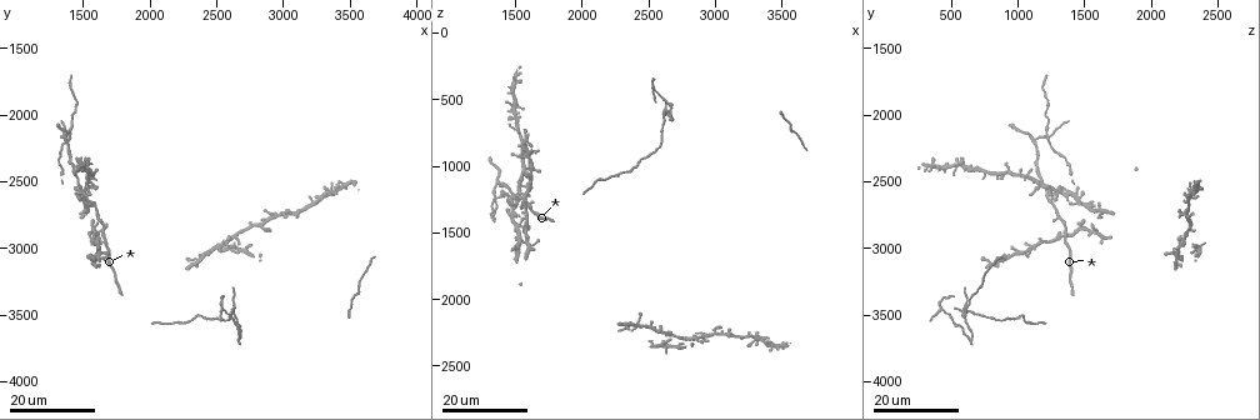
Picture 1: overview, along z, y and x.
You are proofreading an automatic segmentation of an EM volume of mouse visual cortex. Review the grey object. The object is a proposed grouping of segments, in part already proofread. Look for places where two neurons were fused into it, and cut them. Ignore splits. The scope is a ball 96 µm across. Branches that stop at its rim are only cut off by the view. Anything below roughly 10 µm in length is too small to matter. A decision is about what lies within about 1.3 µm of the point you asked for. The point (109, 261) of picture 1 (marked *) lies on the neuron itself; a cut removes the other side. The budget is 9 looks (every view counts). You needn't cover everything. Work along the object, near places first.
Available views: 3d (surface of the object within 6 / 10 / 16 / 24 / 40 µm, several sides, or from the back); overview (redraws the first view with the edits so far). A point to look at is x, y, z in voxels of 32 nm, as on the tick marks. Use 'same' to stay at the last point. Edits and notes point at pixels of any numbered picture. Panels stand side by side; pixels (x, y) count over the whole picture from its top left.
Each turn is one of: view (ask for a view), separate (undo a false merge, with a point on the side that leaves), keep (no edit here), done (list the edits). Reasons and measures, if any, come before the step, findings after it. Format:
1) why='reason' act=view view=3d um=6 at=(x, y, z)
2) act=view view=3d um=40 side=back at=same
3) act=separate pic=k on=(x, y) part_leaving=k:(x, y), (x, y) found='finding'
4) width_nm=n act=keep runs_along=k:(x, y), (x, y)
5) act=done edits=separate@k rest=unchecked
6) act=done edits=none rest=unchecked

why='a fork' act=view view=3d um=24 at=(1660, 2920, 1360)

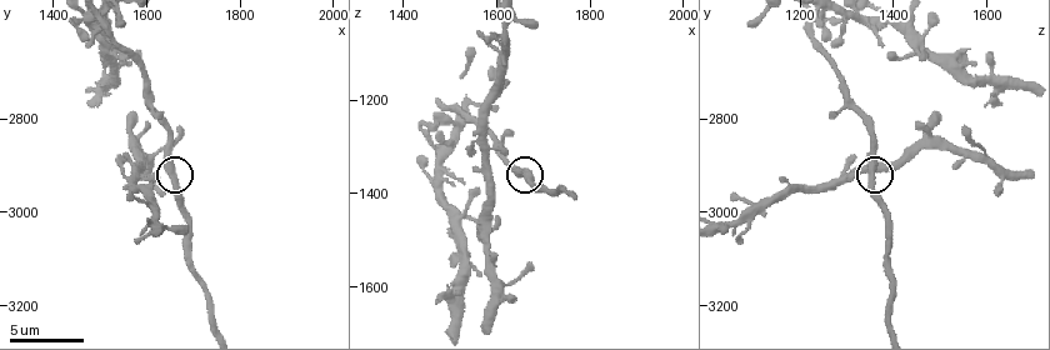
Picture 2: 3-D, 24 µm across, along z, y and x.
act=view view=3d um=10 at=(1645, 2915, 1350)

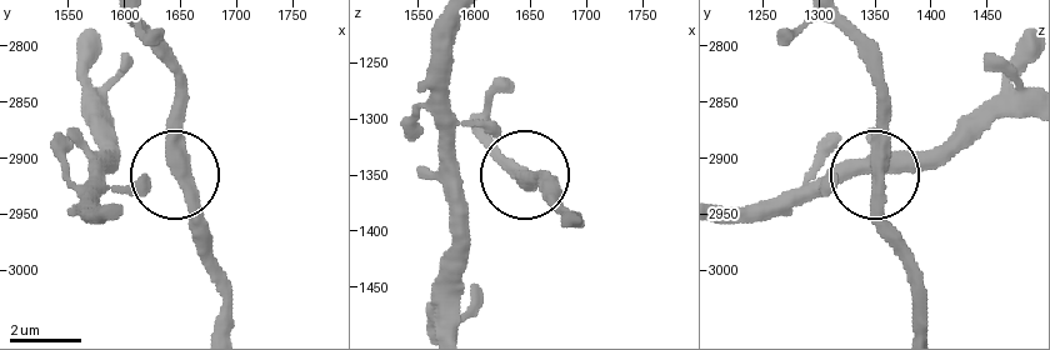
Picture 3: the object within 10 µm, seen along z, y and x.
width_nm=300 act=keep runs_along=3:(915, 328), (915, 274), (879, 203), (879, 63) found='one neuron here'

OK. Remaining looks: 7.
why='side arm on a straight run' act=view view=3d um=16 at=(1500, 2560, 1260)

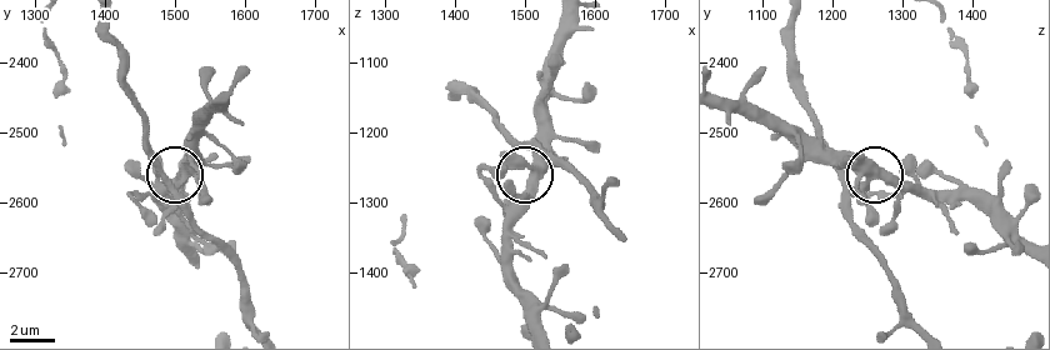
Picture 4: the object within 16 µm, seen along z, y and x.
act=view view=3d um=10 at=(1495, 2580, 1245)

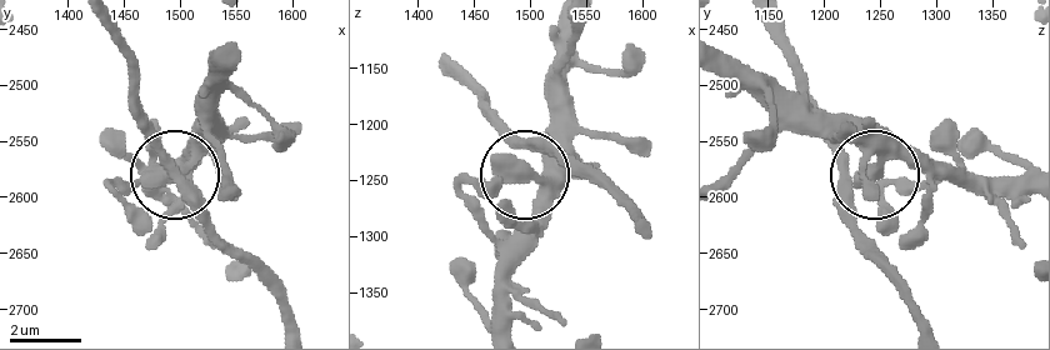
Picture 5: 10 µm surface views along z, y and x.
act=view view=3d um=10 side=back at=(1494, 2578, 1248)

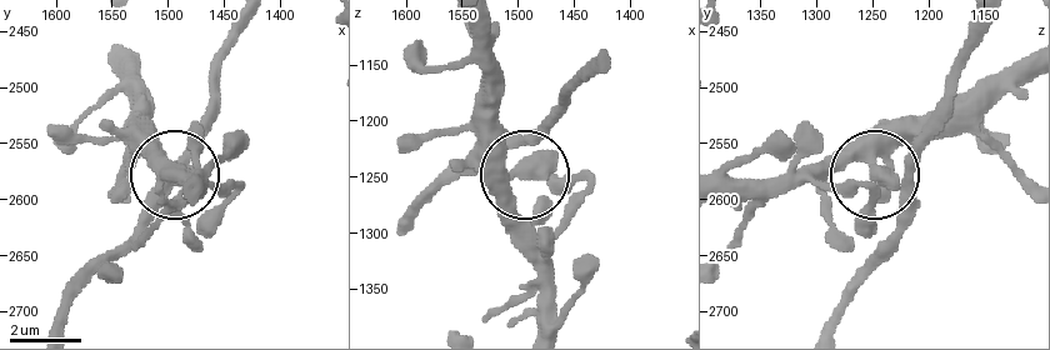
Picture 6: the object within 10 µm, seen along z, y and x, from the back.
width_nm=360 act=keep runs_along=6:(56, 329), (74, 293), (173, 183), (113, 126) found='continuous, no second neuron'

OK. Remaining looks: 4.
why='two arms in line, one across' act=view view=3d um=16 at=(2920, 2760, 2280)

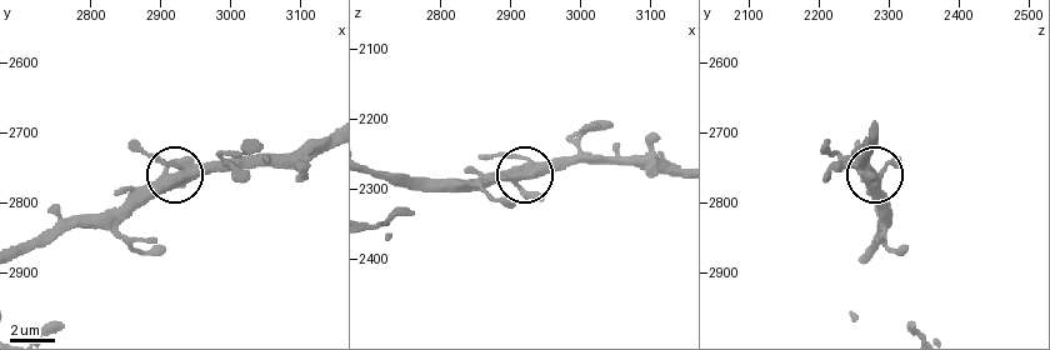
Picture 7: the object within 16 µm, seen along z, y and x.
act=view view=3d um=10 at=(2930, 2770, 2275)

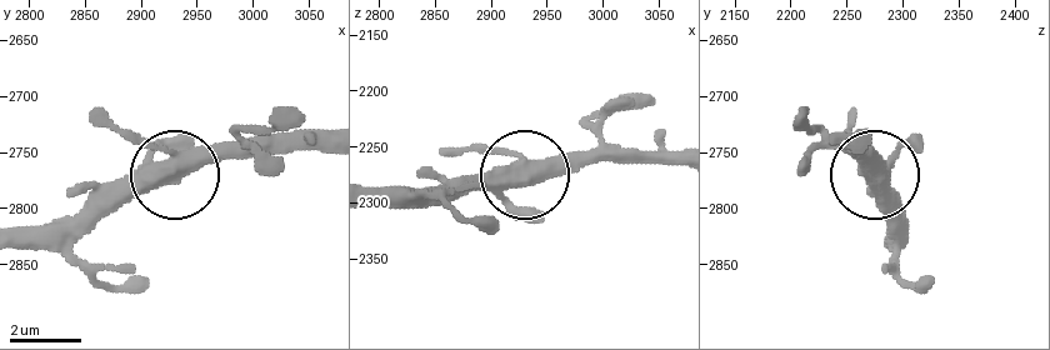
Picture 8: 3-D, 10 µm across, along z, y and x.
act=keep runs_along=8:(20, 249), (74, 245), (145, 191), (250, 144) found='continuous, no second neuron'

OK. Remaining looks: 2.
why='narrows sharply' act=view view=3d um=16 at=(3240, 2680, 2260)

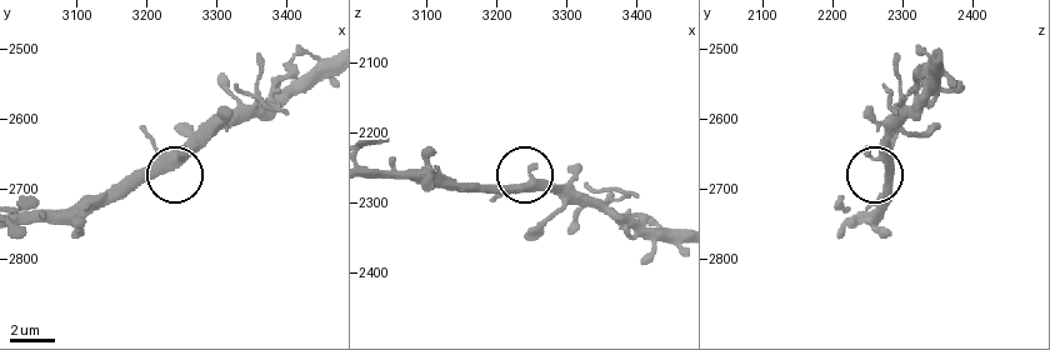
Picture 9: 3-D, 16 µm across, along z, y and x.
act=view view=3d um=10 at=(3235, 2670, 2280)

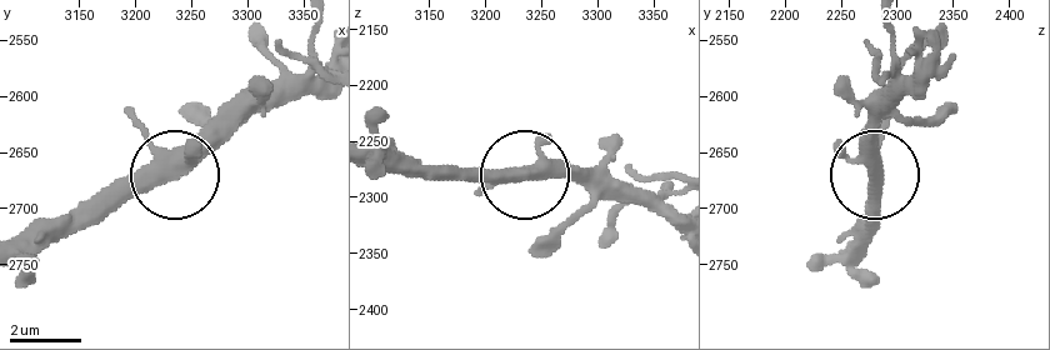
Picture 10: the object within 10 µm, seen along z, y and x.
act=keep found='one neuron here'

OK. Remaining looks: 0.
act=done edits=none rest=unchecked

